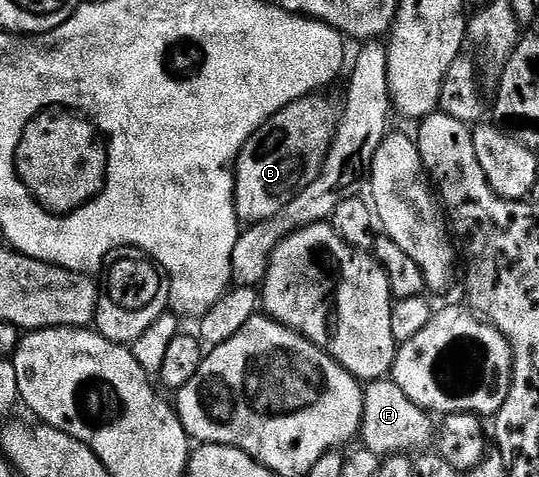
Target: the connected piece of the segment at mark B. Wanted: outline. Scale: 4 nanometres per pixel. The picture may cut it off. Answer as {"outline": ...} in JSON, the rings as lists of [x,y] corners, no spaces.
{"outline":[[[319,92],[288,104],[244,144],[234,165],[234,207],[239,223],[267,222],[321,176],[340,119],[339,103],[324,95]]]}

